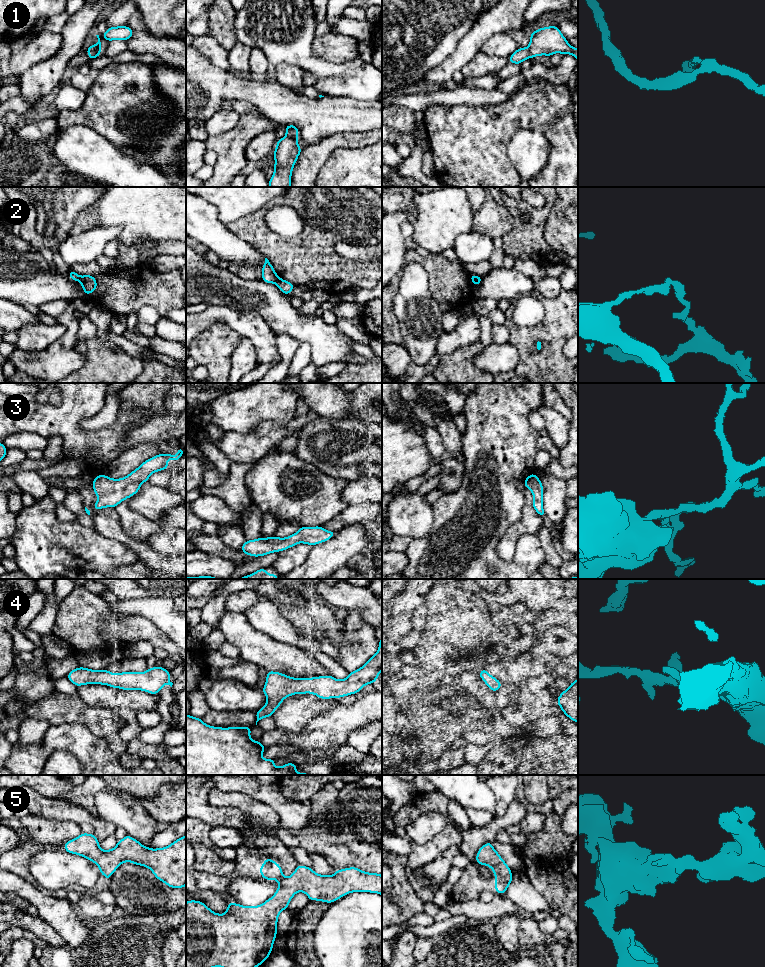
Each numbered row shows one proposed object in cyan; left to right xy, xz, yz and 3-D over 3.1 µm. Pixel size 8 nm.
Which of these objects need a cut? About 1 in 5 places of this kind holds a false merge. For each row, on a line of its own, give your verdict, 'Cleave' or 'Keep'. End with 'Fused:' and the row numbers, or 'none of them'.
1: Keep
2: Cleave
3: Keep
4: Keep
5: Keep
Fused: 2

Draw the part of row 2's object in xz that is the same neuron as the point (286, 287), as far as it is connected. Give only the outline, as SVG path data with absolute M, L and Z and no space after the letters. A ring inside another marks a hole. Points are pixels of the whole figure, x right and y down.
M281 278L276 282L276 285L286 296L290 294L294 288L294 284Z

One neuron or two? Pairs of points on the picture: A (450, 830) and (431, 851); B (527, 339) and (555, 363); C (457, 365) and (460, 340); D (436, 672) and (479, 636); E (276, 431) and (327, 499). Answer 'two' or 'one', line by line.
A: one
B: one
C: two
D: one
E: two

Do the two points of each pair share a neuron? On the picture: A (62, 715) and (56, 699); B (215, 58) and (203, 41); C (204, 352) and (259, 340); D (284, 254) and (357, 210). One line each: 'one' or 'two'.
A: one
B: one
C: two
D: one

